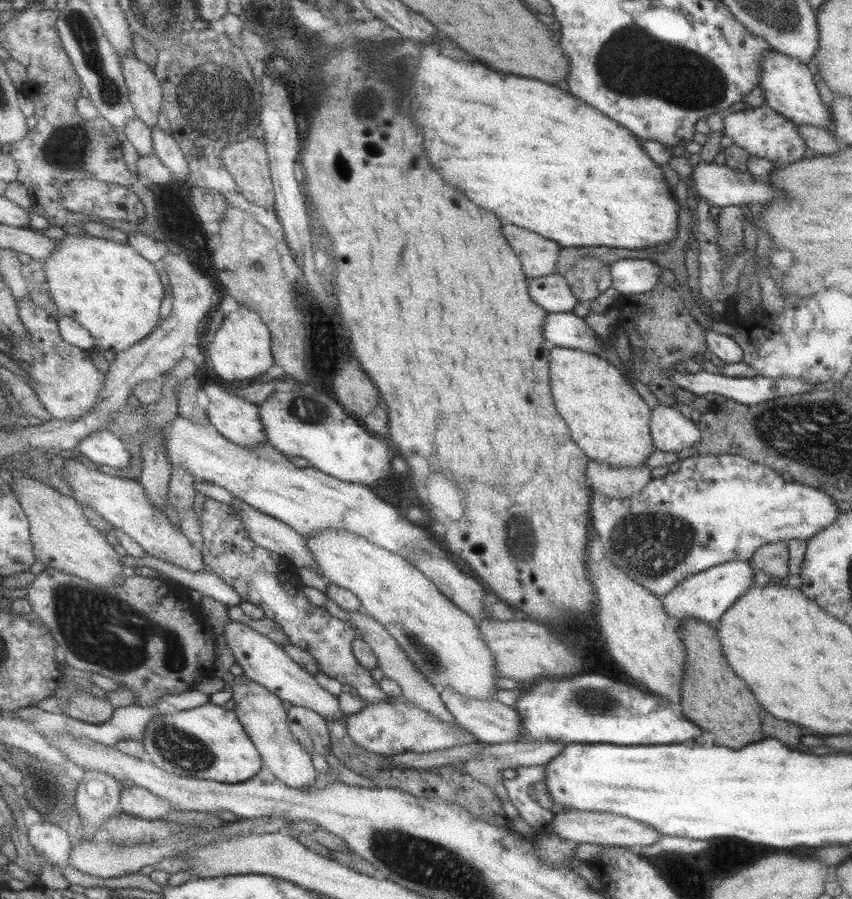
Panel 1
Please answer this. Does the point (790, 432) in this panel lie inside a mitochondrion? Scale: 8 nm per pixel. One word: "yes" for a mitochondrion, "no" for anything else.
yes

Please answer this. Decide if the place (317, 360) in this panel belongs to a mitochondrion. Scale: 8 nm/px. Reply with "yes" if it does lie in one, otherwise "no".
no

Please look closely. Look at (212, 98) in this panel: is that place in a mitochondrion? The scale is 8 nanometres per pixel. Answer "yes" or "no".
yes

